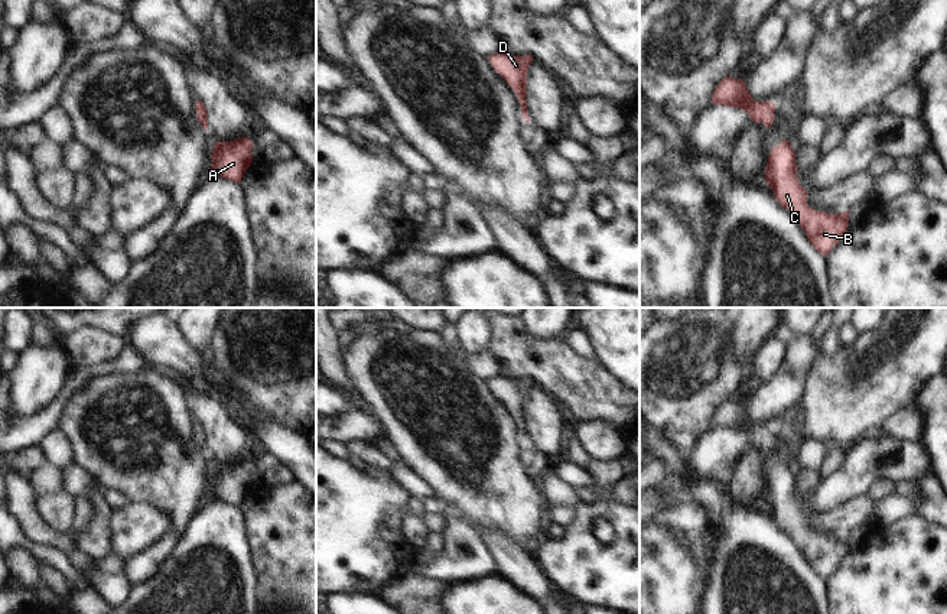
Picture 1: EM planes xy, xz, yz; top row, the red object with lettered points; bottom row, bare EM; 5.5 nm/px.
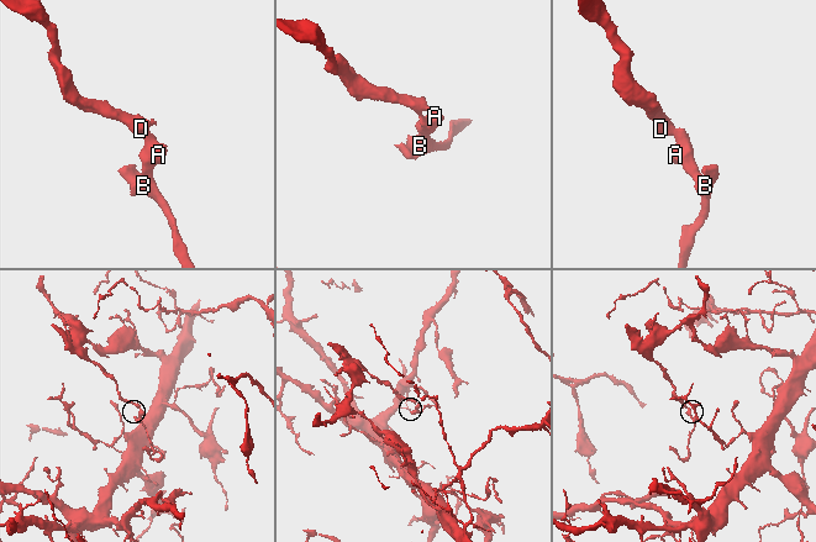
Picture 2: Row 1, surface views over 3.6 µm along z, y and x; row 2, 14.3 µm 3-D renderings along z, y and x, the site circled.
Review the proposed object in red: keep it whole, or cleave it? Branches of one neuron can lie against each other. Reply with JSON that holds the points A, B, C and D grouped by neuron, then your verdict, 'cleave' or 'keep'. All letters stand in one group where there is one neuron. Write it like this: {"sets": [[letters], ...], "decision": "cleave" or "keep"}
{"sets": [["A", "B", "C", "D"]], "decision": "keep"}

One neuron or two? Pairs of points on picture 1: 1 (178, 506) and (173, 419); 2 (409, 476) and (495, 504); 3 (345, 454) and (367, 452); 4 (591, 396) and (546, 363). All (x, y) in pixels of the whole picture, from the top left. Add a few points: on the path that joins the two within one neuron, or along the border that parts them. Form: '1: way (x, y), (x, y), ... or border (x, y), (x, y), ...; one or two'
1: way (179, 484), (179, 467), (191, 455), (185, 441); one
2: border (403, 460), (428, 481), (432, 491); two
3: border (347, 444), (352, 454); two
4: way (579, 385), (557, 370); one

